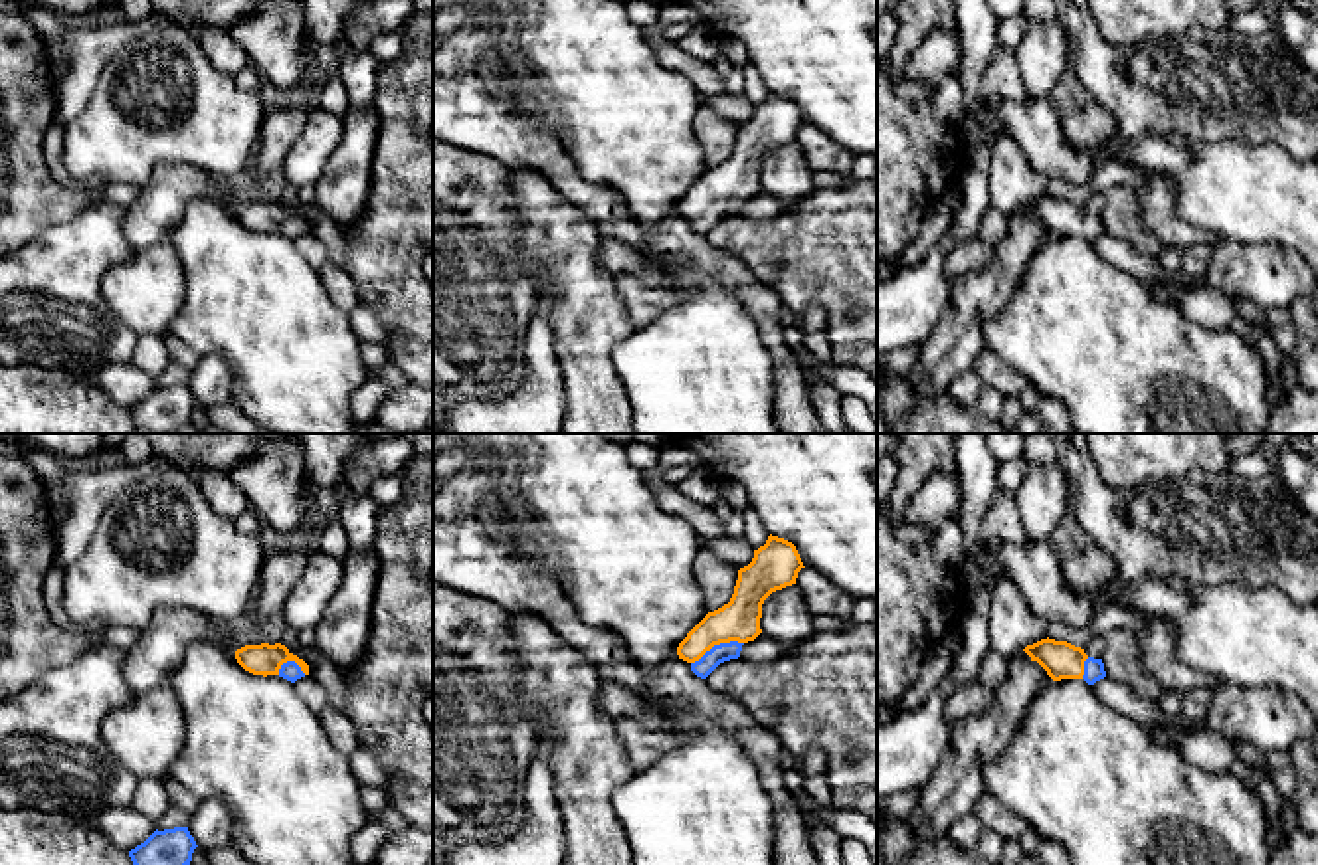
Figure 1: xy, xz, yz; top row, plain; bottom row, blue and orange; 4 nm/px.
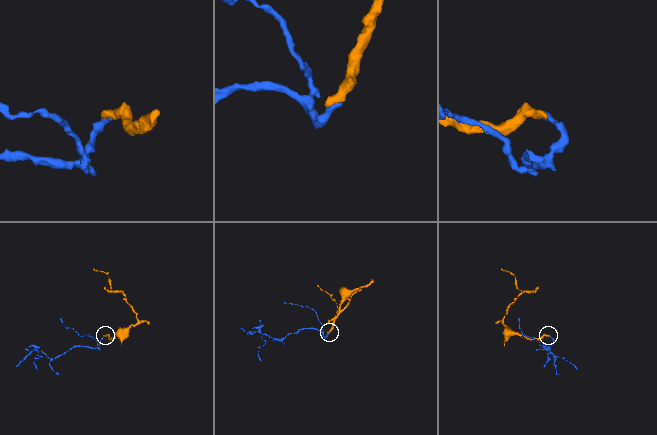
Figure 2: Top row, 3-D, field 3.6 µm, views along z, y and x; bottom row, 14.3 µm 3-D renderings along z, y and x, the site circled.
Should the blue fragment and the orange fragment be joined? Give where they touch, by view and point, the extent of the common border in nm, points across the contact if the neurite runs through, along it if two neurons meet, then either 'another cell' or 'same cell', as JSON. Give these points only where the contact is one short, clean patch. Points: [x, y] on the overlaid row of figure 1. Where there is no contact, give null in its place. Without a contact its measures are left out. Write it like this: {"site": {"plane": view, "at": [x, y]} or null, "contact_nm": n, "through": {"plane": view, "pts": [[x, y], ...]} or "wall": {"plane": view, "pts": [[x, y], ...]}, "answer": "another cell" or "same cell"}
{"site": {"plane": "xz", "at": [717, 646]}, "contact_nm": 240, "through": {"plane": "xz", "pts": [[725, 652], [717, 646], [739, 620]]}, "answer": "same cell"}

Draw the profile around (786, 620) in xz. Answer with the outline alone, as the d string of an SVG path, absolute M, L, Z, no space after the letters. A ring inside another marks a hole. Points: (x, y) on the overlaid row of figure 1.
M798 584L772 592L762 604L762 635L784 651L807 641L817 629Z

